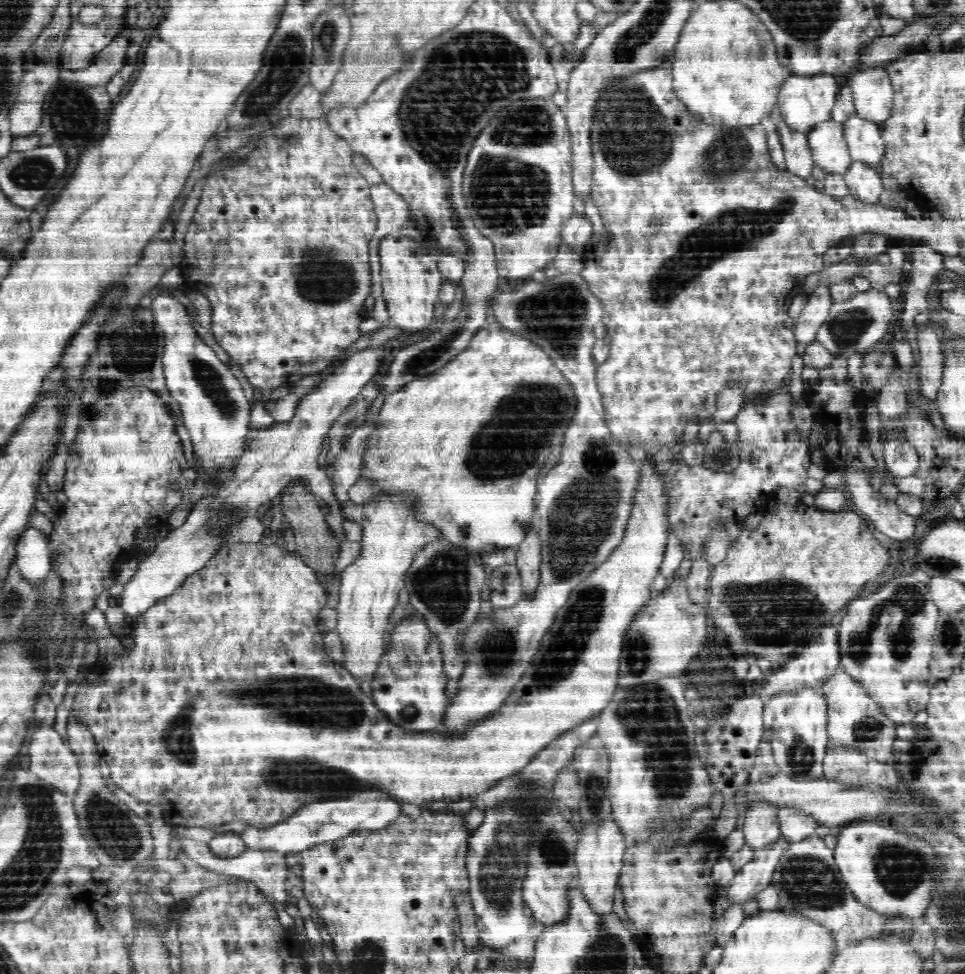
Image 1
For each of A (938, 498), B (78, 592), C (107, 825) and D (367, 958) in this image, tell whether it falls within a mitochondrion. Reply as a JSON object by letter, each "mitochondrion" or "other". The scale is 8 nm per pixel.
{"A":"other","B":"other","C":"mitochondrion","D":"mitochondrion"}

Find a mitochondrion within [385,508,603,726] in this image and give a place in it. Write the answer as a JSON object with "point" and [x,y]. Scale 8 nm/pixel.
{"point":[442,584]}

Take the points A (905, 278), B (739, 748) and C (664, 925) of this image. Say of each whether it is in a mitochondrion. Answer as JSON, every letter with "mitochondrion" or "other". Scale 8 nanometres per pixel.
{"A":"other","B":"other","C":"other"}

